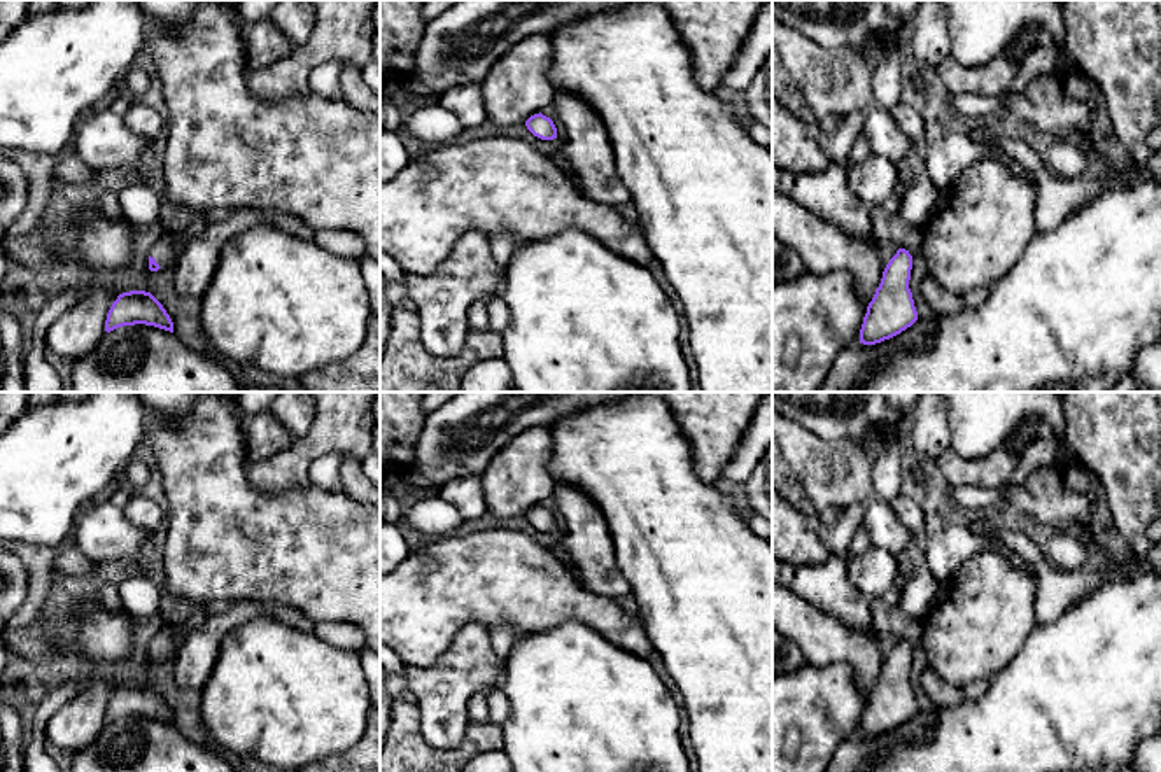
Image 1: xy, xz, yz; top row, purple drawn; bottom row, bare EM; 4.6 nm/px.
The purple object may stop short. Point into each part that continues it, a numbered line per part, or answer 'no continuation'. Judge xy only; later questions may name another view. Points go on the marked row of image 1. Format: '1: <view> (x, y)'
1: xy (163, 252)

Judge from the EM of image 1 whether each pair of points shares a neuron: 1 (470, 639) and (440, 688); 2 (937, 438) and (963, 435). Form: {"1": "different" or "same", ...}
{"1": "same", "2": "different"}

